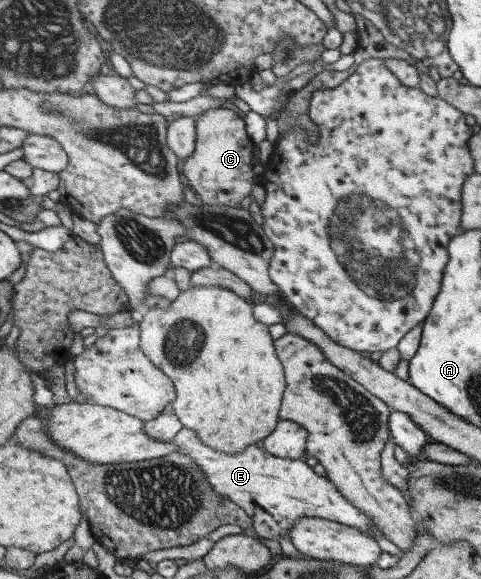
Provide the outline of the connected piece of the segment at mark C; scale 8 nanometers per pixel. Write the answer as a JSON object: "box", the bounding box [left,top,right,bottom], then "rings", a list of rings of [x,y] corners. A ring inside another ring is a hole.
{"box":[182,108,257,206],"rings":[[[227,108],[205,111],[196,119],[196,149],[193,156],[183,161],[182,172],[187,184],[203,203],[239,206],[255,188],[255,172],[251,169],[257,144],[249,136],[246,120],[240,112]]]}

